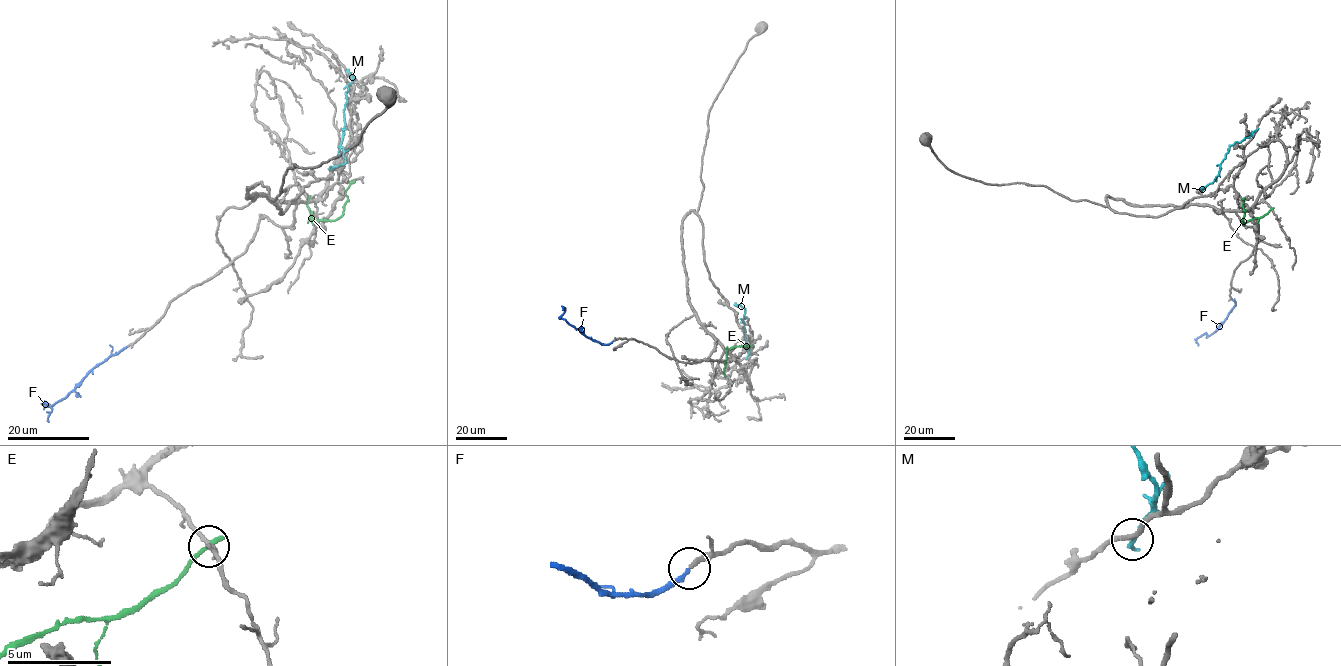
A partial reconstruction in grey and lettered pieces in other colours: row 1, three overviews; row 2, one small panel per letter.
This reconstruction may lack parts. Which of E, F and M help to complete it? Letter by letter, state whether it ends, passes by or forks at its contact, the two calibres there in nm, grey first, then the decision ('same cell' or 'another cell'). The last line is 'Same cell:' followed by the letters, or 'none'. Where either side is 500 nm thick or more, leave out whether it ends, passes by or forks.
E: it ends; calibres 200 and 260 nm; another cell
F: it ends; calibres 200 and 200 nm; same cell
M: it ends; calibres 220 and 280 nm; another cell
Same cell: F

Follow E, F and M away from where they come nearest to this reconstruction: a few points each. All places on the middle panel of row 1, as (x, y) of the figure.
E: (725, 375), (727, 349), (752, 346)
F: (612, 341), (601, 344), (587, 337), (560, 317), (563, 309)
M: (746, 358), (748, 351), (743, 321), (745, 309), (735, 302)

